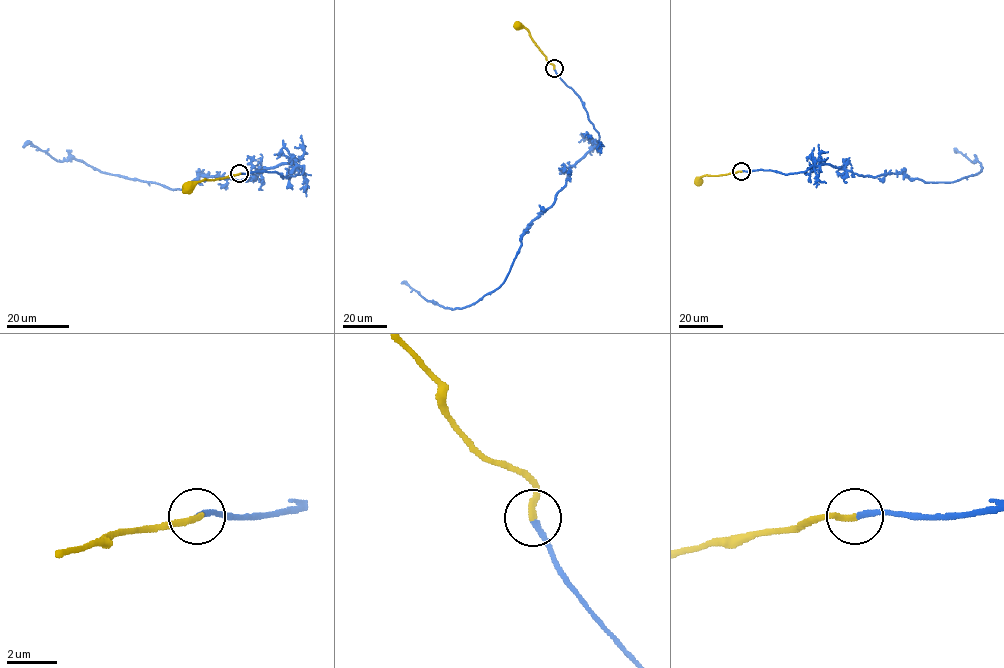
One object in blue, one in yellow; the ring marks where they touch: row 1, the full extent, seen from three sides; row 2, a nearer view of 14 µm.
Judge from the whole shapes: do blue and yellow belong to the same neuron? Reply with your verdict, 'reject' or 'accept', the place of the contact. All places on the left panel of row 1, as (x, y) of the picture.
accept; place (239, 173)

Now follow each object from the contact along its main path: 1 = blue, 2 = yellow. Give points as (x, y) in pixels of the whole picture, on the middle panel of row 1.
1: (554, 68), (599, 138), (528, 227), (505, 281), (454, 309), (401, 283)
2: (554, 68), (528, 31), (517, 24)

